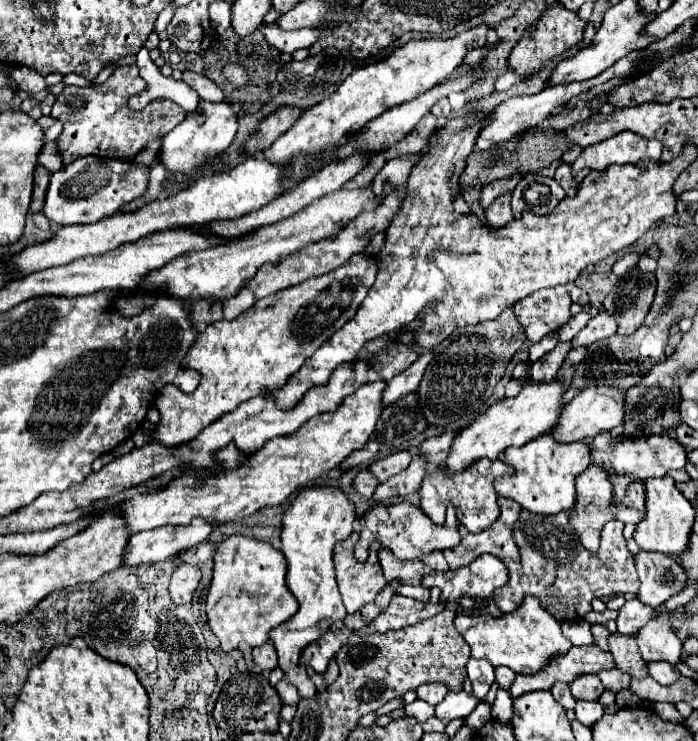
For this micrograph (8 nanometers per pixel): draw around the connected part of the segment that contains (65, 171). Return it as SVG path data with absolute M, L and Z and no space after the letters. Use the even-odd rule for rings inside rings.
M82 156L52 174L42 212L56 226L98 222L118 212L120 206L132 202L134 198L140 198L148 190L148 182L148 164L140 164L134 160L104 160L96 156Z

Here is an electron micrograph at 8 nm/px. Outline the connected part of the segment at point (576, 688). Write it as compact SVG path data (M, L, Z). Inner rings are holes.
M578 676L570 684L570 690L576 700L598 700L604 692L604 686L598 676Z

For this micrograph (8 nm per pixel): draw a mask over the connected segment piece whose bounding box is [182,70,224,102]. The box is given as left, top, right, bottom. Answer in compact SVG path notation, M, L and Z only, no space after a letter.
M187 70L183 72L182 80L184 80L188 86L192 86L192 88L198 92L198 96L200 96L202 100L206 100L206 102L222 102L222 100L224 100L222 90L204 75Z

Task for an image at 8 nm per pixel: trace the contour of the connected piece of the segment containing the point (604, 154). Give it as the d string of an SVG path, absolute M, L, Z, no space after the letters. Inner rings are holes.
M620 132L608 140L602 140L600 144L592 144L592 148L586 148L572 164L572 172L578 172L582 168L604 170L610 164L628 164L644 158L658 160L660 154L660 140L648 140L634 132Z

